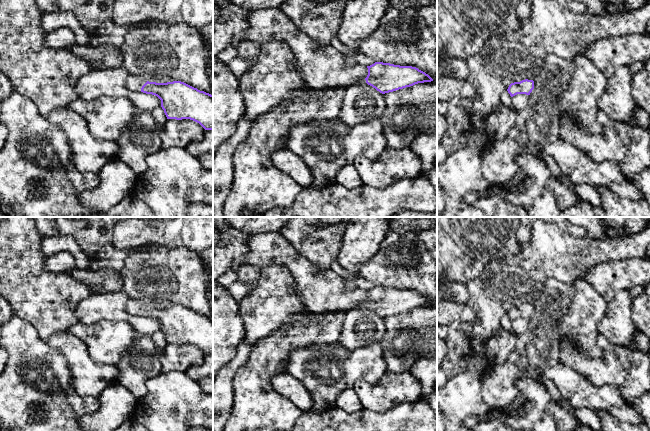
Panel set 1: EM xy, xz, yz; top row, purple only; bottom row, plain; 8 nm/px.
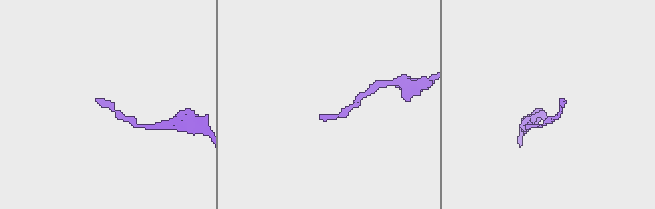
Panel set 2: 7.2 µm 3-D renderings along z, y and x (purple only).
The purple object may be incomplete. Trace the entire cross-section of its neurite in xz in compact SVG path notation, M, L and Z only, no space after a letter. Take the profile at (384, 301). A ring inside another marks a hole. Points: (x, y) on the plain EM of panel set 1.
M375 286L367 292L367 301L357 303L354 307L367 307L382 318L433 305L428 298L412 290Z

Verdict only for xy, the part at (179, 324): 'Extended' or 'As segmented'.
Extended

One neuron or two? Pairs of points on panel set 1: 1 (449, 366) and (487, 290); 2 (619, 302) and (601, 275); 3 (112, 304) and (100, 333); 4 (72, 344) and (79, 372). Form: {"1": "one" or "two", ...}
{"1": "one", "2": "two", "3": "two", "4": "one"}

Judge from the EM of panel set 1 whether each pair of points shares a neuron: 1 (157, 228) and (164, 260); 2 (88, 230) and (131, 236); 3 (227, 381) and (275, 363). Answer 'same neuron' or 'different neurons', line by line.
1: different neurons
2: different neurons
3: different neurons

